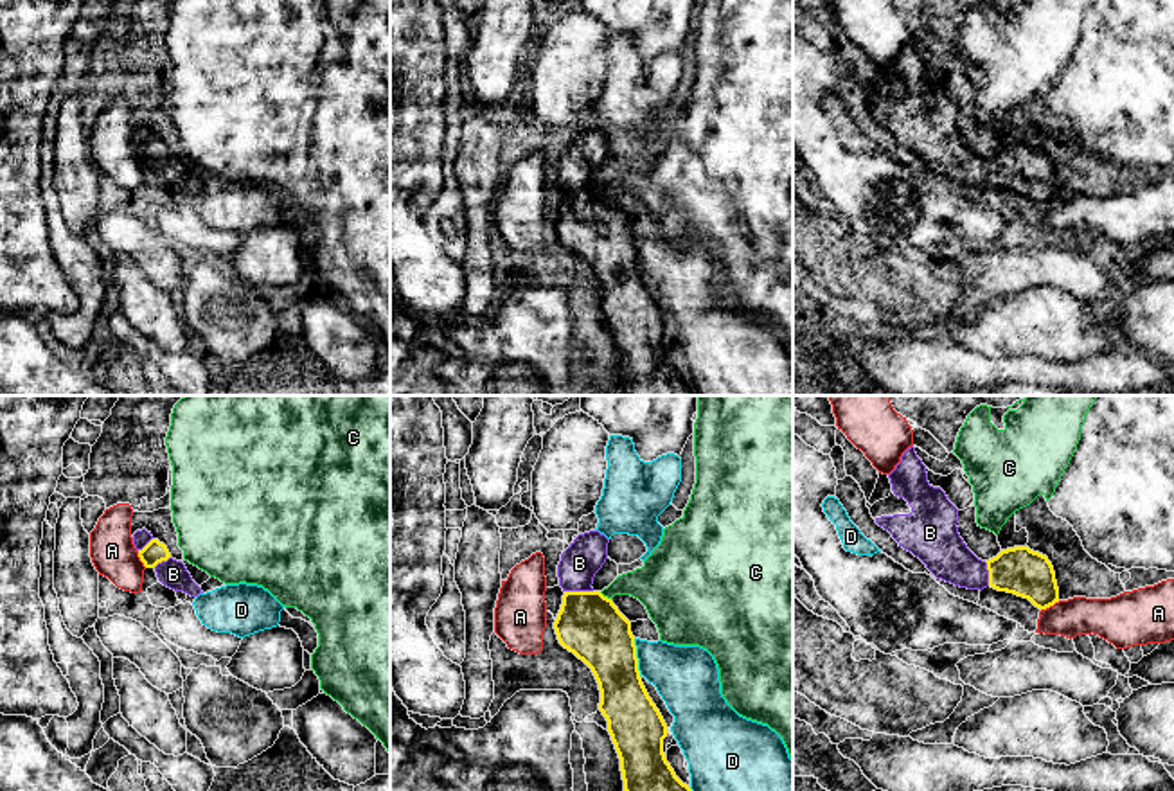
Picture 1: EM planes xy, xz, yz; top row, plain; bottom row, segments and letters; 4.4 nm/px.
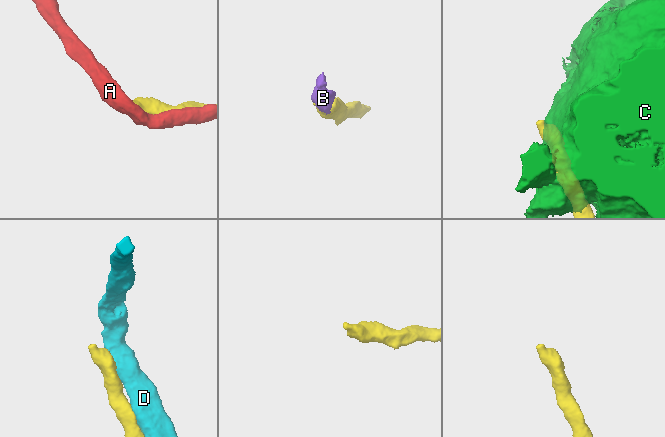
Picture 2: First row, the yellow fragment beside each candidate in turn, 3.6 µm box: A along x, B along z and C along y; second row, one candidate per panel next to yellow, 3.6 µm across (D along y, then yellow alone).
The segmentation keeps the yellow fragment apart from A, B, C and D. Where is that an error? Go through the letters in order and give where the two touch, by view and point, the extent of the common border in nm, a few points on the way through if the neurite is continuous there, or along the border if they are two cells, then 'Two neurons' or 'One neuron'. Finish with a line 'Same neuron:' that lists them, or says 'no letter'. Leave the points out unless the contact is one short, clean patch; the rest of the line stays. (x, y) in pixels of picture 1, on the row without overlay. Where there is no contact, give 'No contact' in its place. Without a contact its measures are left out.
A: Touches yellow at yz (1050, 202). Shared border 100 nm. Two neurons
B: Touches yellow at xz (579, 189). Shared border 130 nm. Path across: xz (588, 222), (579, 200), (579, 189), (579, 160). One neuron
C: Touches yellow at xz (606, 195). Shared border 80 nm. Boundary: xz (599, 189), (612, 198). Two neurons
D: Touches yellow at xz (635, 254). Shared border 170 nm. Two neurons
Same neuron: B

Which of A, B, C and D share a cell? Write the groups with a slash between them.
A / B / C / D

